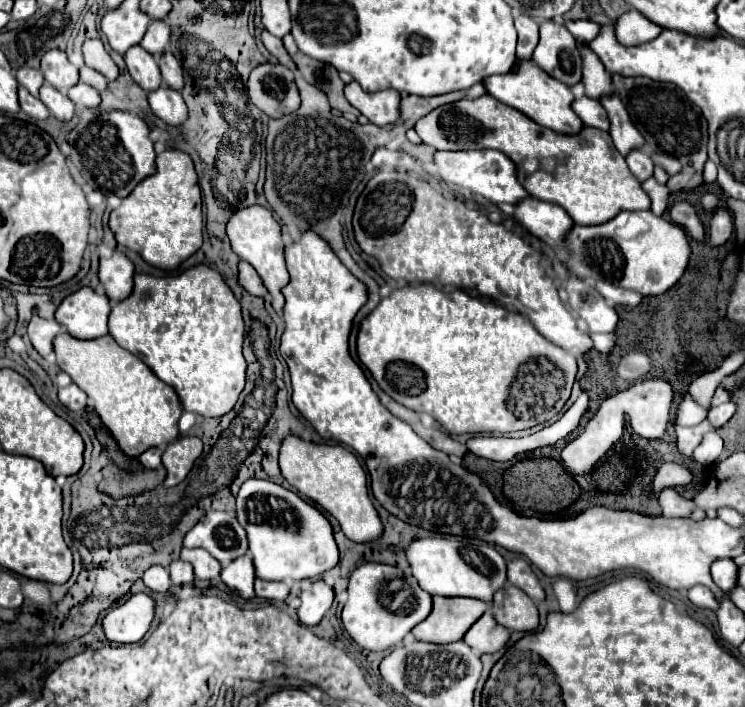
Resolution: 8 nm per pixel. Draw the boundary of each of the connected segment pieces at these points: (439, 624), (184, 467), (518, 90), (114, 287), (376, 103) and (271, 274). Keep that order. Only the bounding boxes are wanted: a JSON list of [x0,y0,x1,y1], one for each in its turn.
[[413,597,487,643],[163,437,203,487],[483,61,585,135],[99,251,135,303],[345,81,401,127],[227,205,289,311]]

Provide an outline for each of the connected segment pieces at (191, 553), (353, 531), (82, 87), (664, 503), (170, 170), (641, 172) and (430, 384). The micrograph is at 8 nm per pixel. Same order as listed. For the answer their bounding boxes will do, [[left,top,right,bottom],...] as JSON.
[[181,549,221,581],[279,435,383,543],[67,83,99,107],[659,489,705,521],[109,149,203,269],[627,151,653,183],[357,285,577,435]]

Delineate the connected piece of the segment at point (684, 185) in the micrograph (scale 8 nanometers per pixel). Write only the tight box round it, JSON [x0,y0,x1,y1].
[613,75,707,191]

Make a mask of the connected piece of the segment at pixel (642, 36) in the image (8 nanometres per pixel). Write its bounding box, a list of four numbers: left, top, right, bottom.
[615,11,663,47]

